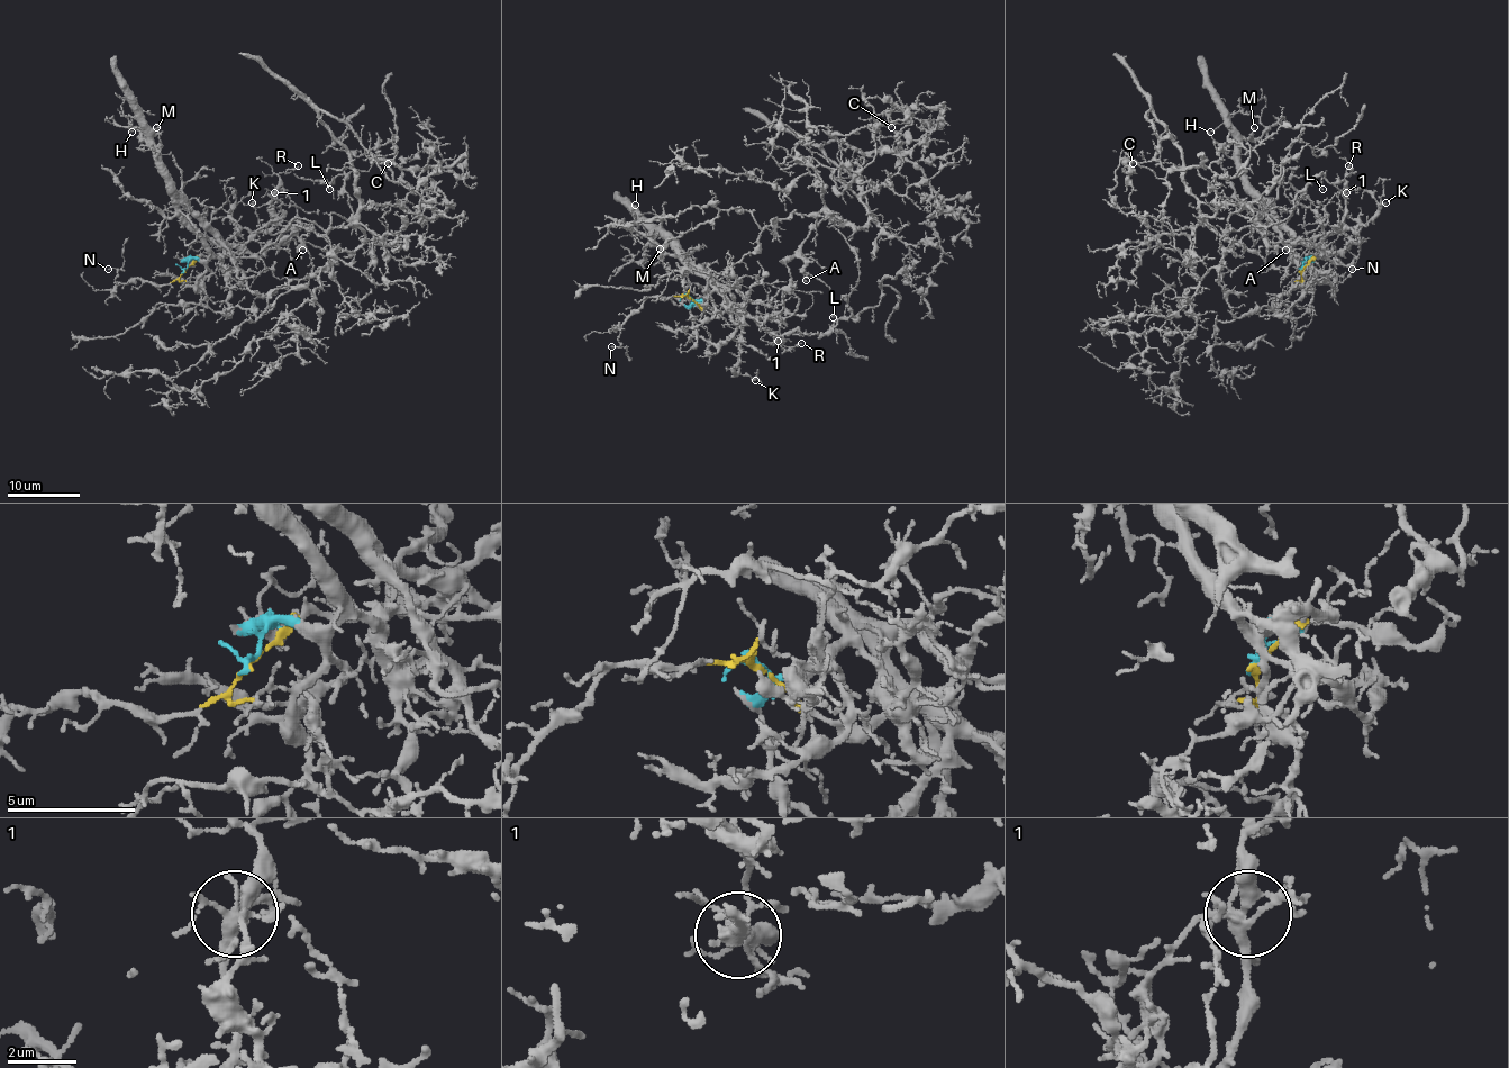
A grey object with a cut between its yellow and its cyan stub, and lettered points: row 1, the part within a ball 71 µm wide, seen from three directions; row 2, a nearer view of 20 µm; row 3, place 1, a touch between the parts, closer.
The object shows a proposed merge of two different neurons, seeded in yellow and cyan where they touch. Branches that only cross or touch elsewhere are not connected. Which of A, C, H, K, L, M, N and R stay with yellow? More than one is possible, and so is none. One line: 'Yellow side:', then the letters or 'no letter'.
Yellow side: A, C, L, N

